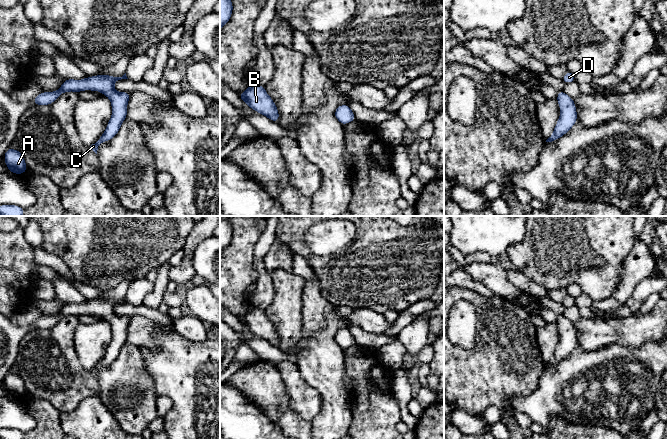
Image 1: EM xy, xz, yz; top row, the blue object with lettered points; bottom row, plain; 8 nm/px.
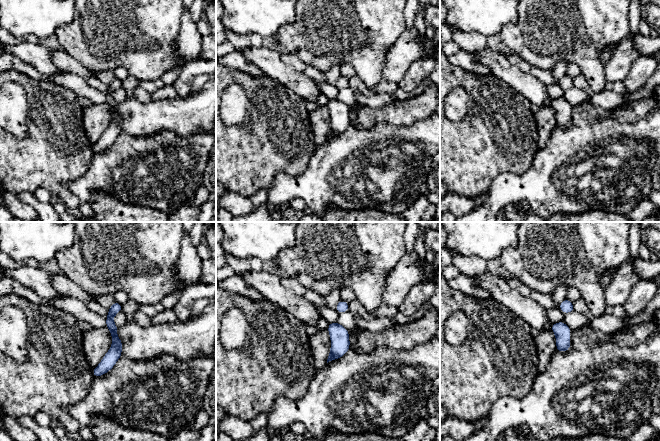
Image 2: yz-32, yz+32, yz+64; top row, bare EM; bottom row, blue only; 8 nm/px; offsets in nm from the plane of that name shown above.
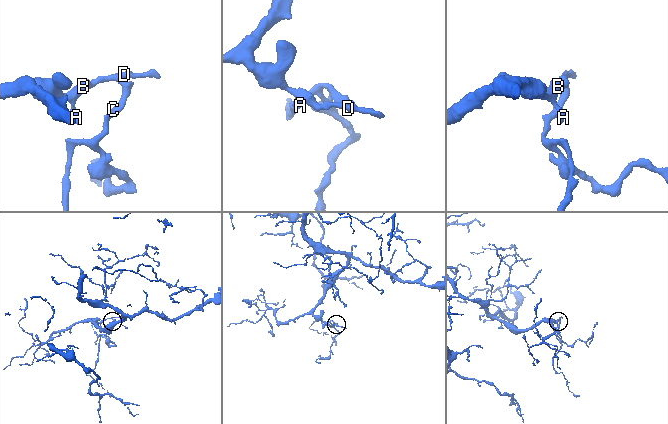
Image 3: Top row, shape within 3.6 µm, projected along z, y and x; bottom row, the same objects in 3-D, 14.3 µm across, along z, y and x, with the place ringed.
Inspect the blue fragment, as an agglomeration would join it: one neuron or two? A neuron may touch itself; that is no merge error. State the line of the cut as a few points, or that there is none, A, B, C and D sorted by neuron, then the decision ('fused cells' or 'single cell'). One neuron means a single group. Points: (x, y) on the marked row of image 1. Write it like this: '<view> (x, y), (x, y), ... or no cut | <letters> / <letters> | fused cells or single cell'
no cut | A B C D | single cell

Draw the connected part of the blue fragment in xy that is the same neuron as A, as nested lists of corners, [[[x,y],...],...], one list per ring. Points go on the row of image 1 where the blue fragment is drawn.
[[[8,148],[4,154],[4,160],[8,170],[14,174],[24,174],[28,170],[20,150]]]

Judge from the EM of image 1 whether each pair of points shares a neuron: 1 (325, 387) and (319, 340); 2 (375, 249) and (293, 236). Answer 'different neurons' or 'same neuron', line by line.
1: same neuron
2: same neuron

